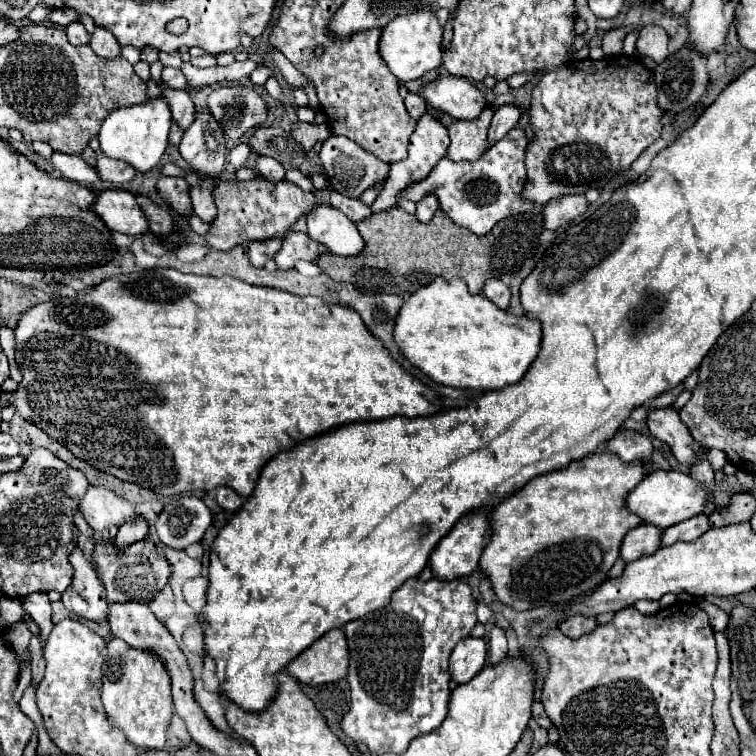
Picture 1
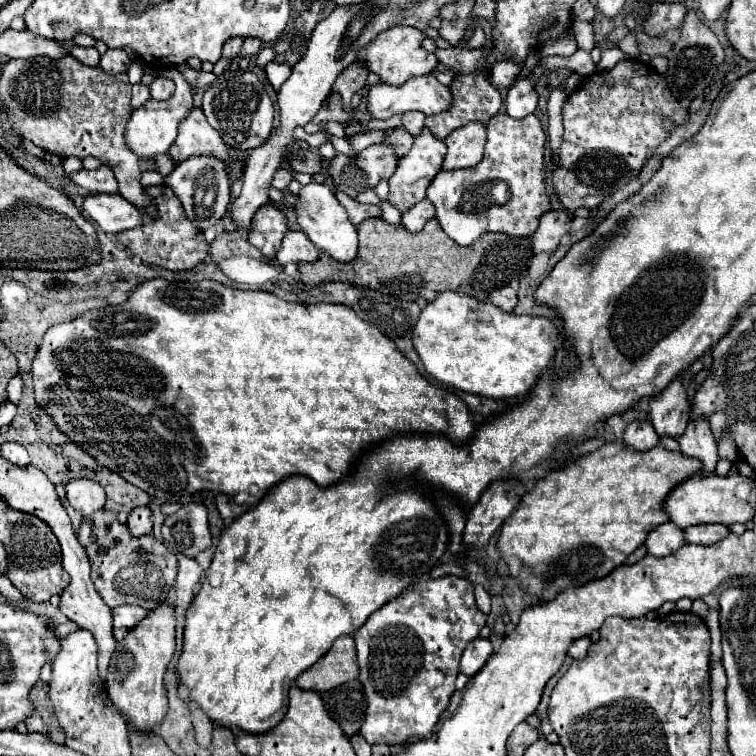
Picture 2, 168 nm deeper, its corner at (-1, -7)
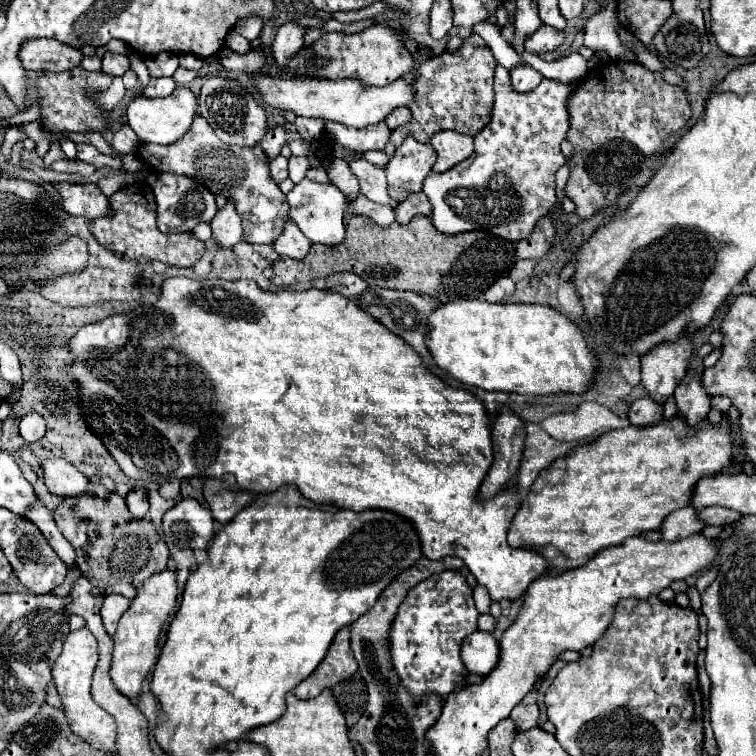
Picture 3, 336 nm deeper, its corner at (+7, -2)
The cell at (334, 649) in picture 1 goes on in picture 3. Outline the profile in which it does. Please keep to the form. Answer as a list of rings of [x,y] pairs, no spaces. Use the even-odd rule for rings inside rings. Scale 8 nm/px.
[[[342,628],[334,636],[324,660],[318,664],[318,668],[306,680],[302,680],[294,688],[294,694],[304,700],[316,698],[322,690],[332,688],[334,684],[350,678],[356,670],[358,670],[358,664],[356,664],[354,652],[350,648],[350,628]]]

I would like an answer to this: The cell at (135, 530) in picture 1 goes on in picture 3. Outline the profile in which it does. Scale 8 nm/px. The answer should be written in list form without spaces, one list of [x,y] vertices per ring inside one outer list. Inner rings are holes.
[[[142,488],[130,490],[130,494],[126,496],[126,506],[128,506],[132,516],[136,516],[138,520],[144,518],[146,512],[148,512],[148,494],[146,494],[146,490],[142,490]]]

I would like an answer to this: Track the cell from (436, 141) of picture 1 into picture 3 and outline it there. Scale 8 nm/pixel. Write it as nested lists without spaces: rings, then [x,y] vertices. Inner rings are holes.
[[[412,134],[406,136],[406,140],[386,166],[390,198],[394,202],[402,202],[412,192],[420,192],[422,182],[432,170],[434,162],[436,150],[432,148],[432,144],[422,144]]]

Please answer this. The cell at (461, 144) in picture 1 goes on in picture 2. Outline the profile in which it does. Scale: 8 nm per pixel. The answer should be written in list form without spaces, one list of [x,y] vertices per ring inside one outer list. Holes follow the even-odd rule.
[[[468,123],[456,131],[452,131],[444,139],[448,153],[442,163],[442,169],[464,169],[476,167],[482,161],[482,151],[486,145],[486,127],[480,123]]]

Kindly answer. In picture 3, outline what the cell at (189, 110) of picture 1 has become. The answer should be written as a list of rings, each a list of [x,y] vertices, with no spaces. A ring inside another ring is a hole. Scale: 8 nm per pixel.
[[[196,116],[190,130],[174,144],[170,146],[140,144],[136,156],[140,156],[154,172],[190,174],[192,178],[206,184],[214,194],[226,194],[228,198],[232,198],[242,218],[244,242],[272,244],[276,236],[280,236],[284,222],[288,220],[286,196],[280,194],[278,184],[272,182],[268,160],[264,160],[264,152],[260,152],[258,146],[240,148],[224,144],[202,116]]]

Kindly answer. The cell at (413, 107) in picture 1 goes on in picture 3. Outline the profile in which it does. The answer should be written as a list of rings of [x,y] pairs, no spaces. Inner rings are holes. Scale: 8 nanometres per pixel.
[[[396,108],[396,110],[392,110],[392,112],[386,116],[386,126],[388,126],[390,130],[394,130],[394,128],[398,128],[398,126],[408,124],[408,120],[412,120],[412,112],[410,112],[408,108]]]

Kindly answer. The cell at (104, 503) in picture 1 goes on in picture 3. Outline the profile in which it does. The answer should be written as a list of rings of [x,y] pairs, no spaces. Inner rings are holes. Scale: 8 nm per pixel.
[[[46,460],[44,462],[44,482],[52,494],[58,498],[72,498],[82,496],[88,490],[88,478],[78,472],[66,460]]]

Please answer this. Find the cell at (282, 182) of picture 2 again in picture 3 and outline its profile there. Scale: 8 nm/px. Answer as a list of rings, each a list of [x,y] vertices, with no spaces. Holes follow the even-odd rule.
[[[278,156],[276,160],[272,160],[270,164],[270,176],[276,184],[280,184],[282,180],[288,178],[288,160],[284,156]]]

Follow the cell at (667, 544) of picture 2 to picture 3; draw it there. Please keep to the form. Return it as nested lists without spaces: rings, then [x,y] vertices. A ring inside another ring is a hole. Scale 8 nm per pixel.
[[[682,508],[672,512],[660,526],[660,536],[664,542],[678,542],[682,538],[688,538],[692,534],[696,534],[698,530],[704,528],[704,524],[700,524],[700,520],[696,520],[696,512],[692,512],[692,508]]]

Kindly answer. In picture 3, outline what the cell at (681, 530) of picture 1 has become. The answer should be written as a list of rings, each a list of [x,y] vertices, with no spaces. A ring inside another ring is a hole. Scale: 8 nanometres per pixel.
[[[706,508],[704,512],[698,512],[698,518],[706,526],[726,526],[726,524],[738,520],[740,514],[728,512],[728,508]]]

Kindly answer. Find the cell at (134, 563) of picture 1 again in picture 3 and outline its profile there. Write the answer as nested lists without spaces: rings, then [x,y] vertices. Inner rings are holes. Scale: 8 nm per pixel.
[[[90,482],[84,496],[64,500],[56,508],[54,520],[64,538],[74,546],[80,572],[92,582],[94,588],[100,590],[102,596],[120,594],[134,600],[138,588],[142,588],[150,576],[160,574],[170,560],[170,550],[158,536],[152,522],[148,518],[132,518],[126,502],[98,482]]]

